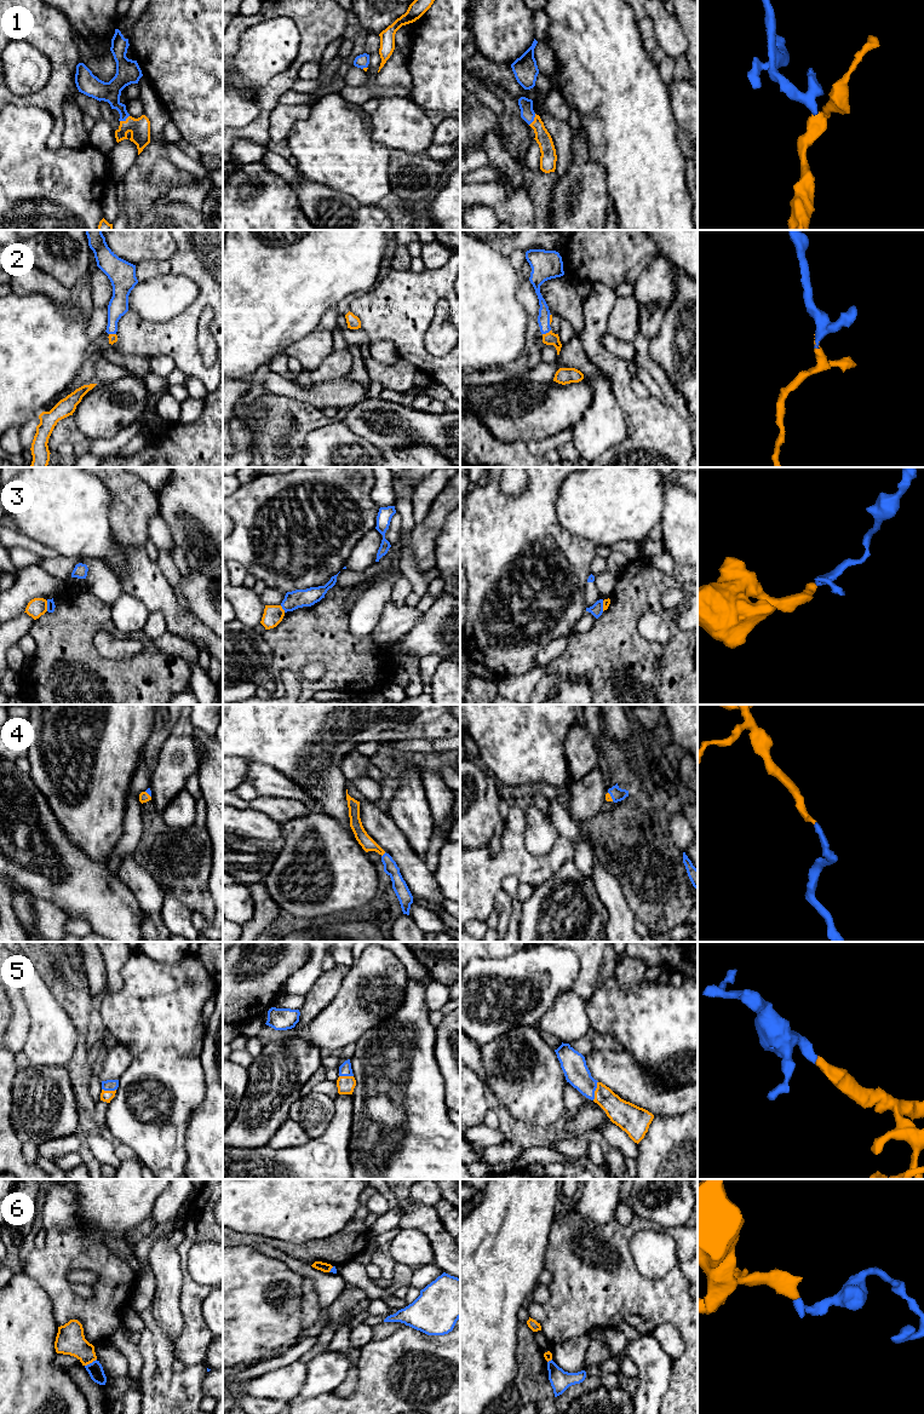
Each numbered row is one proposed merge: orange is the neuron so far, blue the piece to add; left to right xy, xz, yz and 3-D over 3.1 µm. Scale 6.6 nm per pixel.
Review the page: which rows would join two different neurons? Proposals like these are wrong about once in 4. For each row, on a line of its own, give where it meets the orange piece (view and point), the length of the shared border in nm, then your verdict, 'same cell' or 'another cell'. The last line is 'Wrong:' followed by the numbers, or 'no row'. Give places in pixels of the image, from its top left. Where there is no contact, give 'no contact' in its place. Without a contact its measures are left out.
1: meets orange in yz at (534, 120); contact 90 nm long; same cell
2: meets orange in yz at (546, 333); contact 70 nm long; same cell
3: meets orange in xy at (46, 605); contact 70 nm long; another cell
4: meets orange in xz at (383, 854); contact 40 nm long; same cell
5: meets orange in yz at (595, 1091); contact 130 nm long; same cell
6: meets orange in xy at (90, 1362); contact 90 nm long; another cell
Wrong: 3, 6

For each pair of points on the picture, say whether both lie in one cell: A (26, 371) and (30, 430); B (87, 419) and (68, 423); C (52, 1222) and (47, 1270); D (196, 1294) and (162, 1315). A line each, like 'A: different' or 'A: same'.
A: different
B: different
C: same
D: different

